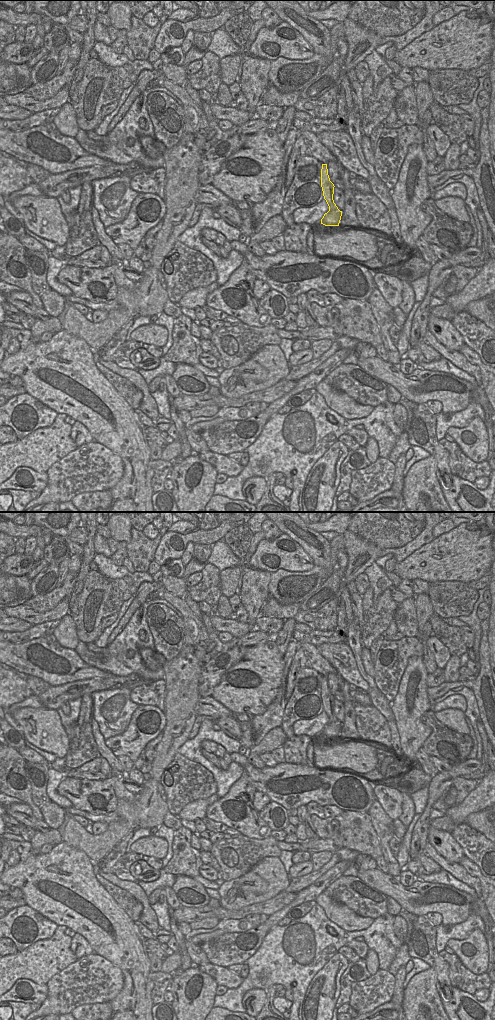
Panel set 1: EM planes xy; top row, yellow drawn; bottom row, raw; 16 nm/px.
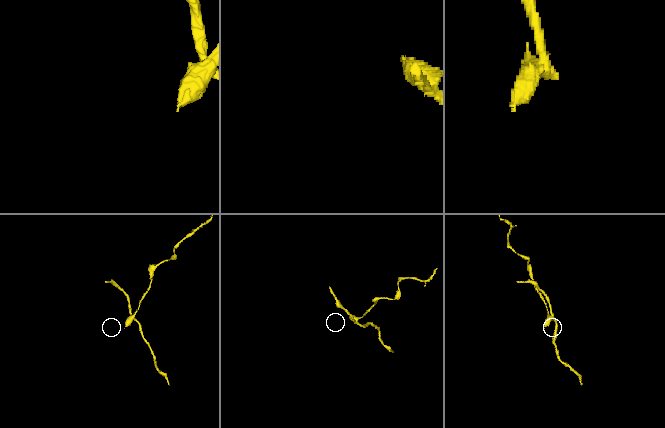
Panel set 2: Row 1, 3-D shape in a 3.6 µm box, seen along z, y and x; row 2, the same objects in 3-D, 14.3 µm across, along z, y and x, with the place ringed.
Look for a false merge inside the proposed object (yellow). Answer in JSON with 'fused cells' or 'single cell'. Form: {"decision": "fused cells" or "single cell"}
{"decision": "fused cells"}

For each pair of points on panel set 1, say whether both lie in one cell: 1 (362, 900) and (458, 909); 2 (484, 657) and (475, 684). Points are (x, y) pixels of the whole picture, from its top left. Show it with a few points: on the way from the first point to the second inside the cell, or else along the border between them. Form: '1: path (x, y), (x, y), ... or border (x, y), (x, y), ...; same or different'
1: border (366, 883), (386, 896); different
2: path (484, 664), (484, 674), (482, 677); same

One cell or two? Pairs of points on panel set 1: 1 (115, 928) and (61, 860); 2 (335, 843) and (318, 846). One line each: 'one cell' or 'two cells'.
1: one cell
2: one cell

